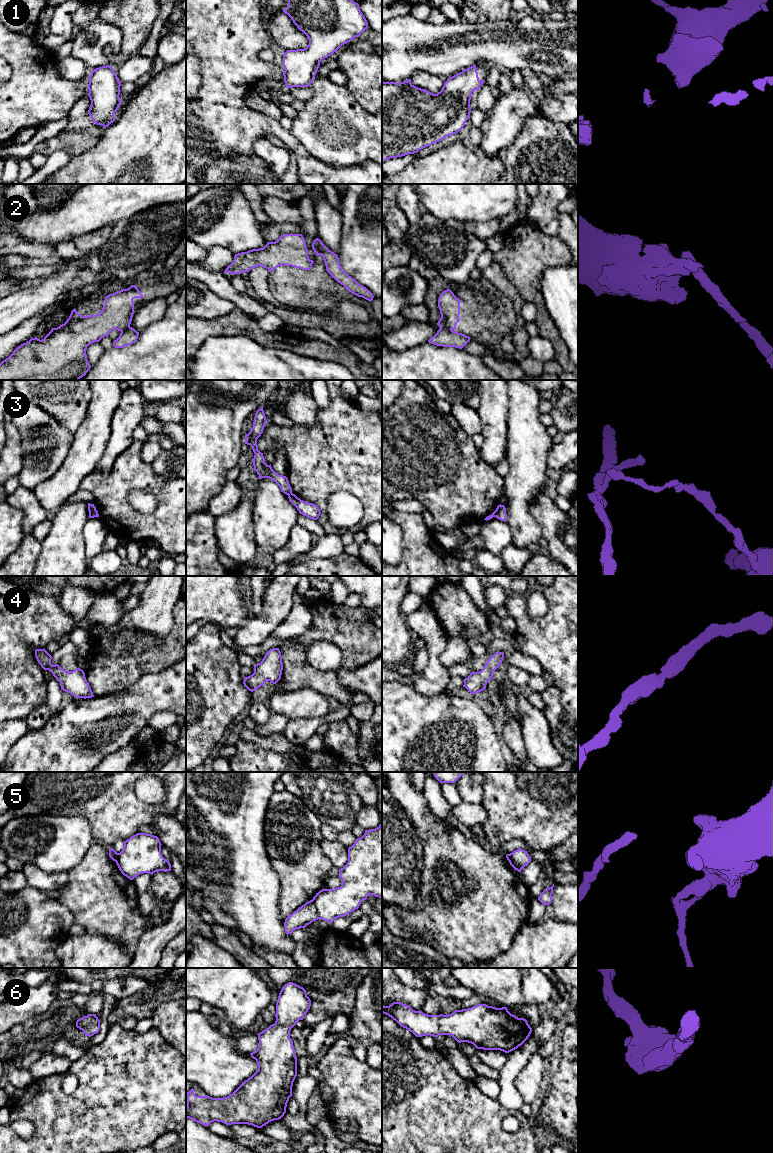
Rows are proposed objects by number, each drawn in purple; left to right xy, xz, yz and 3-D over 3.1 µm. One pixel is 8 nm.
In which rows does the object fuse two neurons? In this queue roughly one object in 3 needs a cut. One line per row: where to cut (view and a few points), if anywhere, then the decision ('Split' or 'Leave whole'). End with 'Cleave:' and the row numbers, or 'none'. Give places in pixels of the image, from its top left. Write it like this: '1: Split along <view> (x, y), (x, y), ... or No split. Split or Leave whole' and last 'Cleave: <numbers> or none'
1: No split. Leave whole
2: Split along xz (316, 238), (320, 254). Split
3: Split along xz (292, 493), (288, 495). Split
4: No split. Leave whole
5: Split along xz (312, 899), (319, 918). Split
6: No split. Leave whole
Cleave: 2, 3, 5

